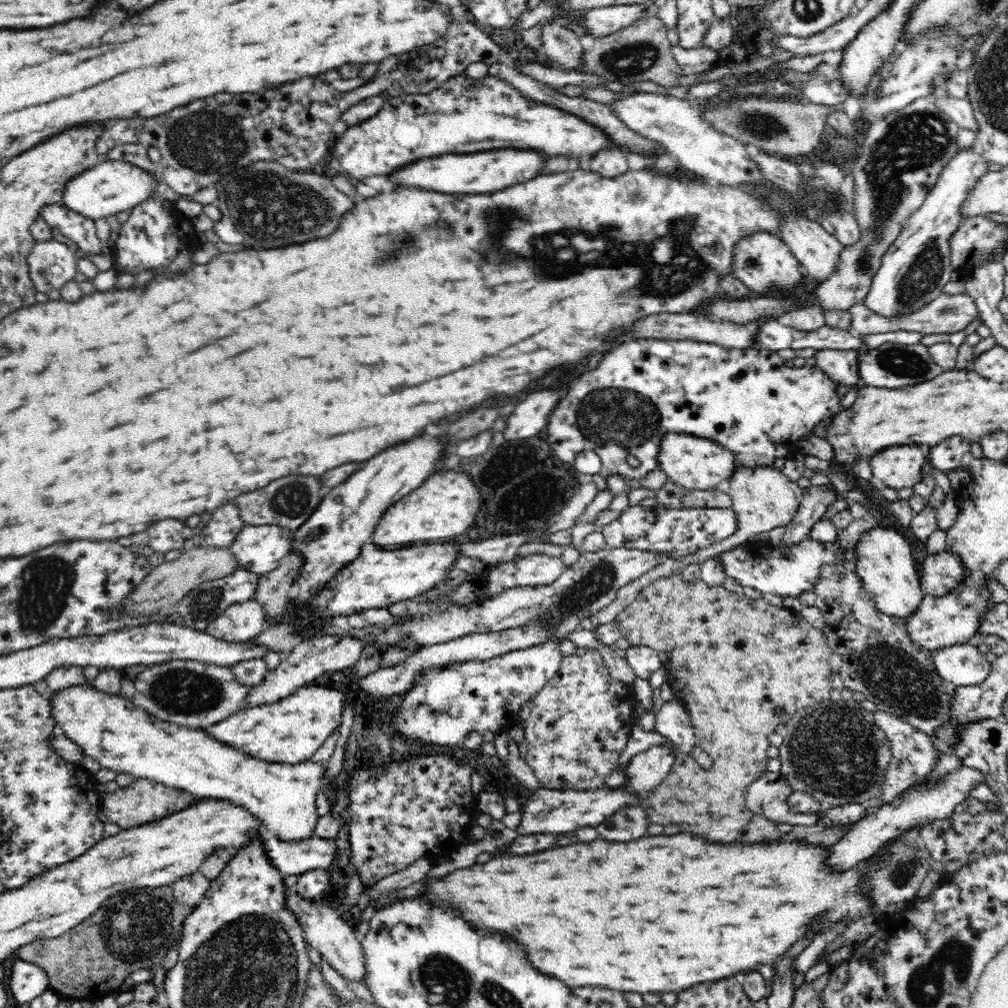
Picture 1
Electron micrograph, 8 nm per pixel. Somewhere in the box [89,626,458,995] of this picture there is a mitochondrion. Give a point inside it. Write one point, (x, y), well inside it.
(137, 926)

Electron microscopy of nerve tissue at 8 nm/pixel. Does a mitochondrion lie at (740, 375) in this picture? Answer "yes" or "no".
no

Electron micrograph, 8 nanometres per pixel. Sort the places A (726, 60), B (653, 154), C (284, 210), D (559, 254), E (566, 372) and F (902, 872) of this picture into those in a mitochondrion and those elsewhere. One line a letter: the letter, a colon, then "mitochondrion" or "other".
A: other
B: other
C: mitochondrion
D: mitochondrion
E: other
F: mitochondrion

